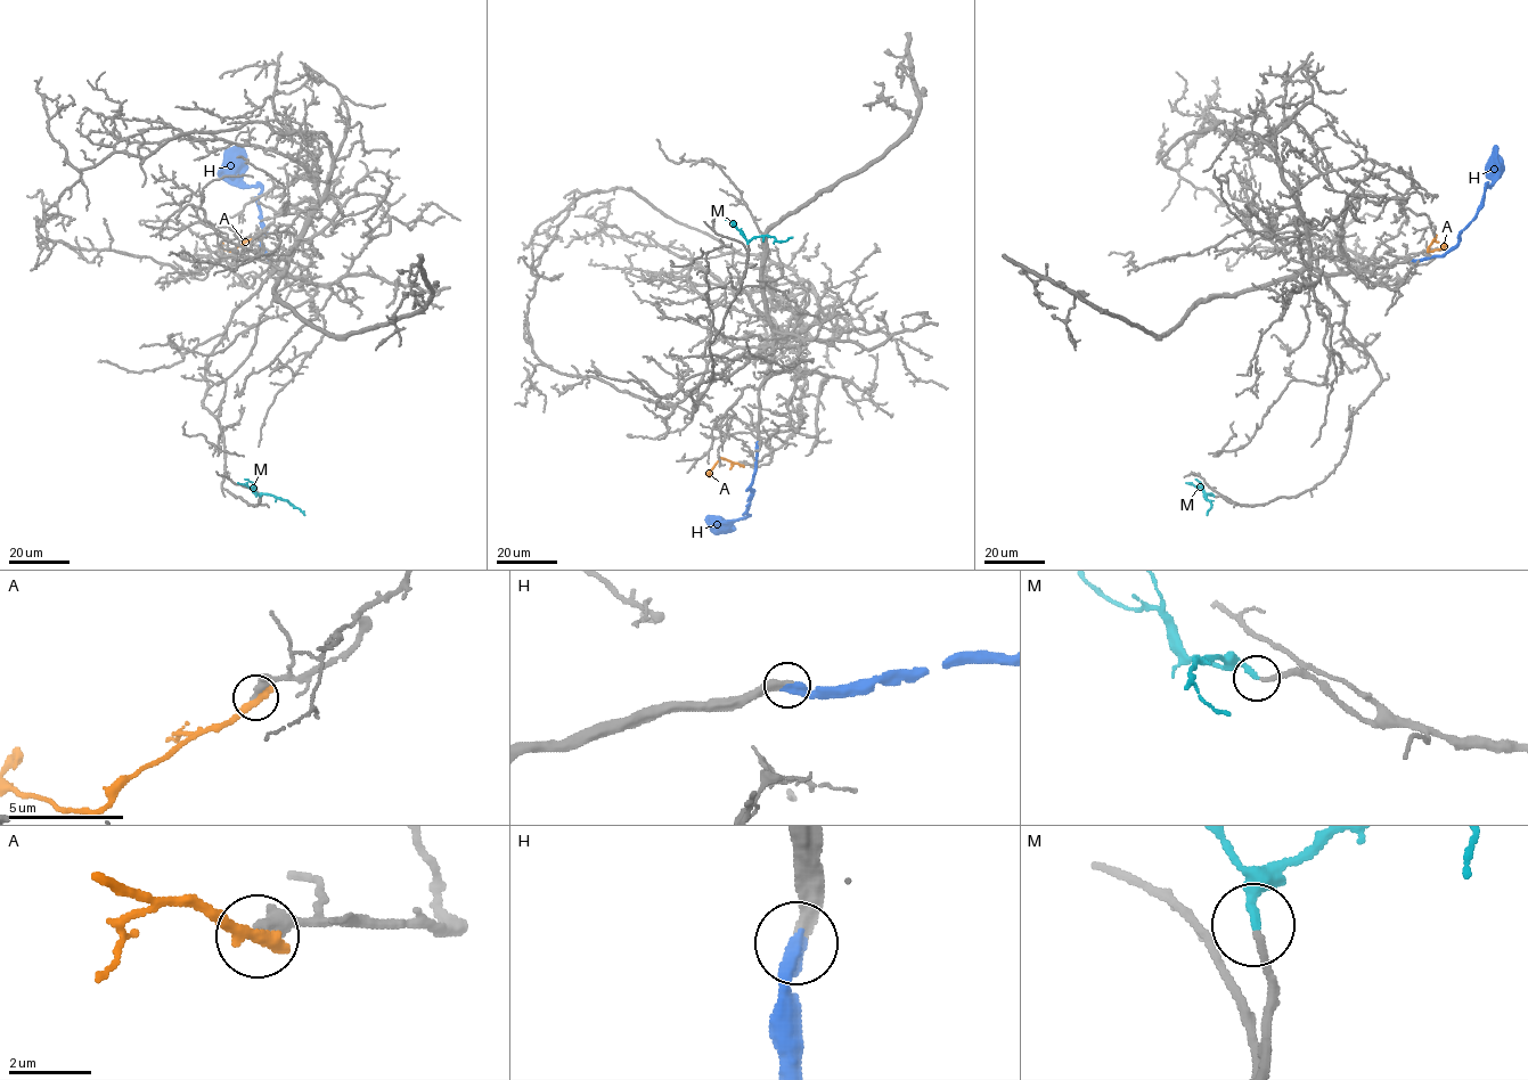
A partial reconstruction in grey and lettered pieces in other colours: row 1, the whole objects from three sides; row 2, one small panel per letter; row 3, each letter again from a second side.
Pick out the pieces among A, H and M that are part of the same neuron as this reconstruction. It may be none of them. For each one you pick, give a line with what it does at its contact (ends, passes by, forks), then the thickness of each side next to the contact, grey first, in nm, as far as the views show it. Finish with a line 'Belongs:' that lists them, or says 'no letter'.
H: it ends; calibres 400 and 440 nm
M: it ends; calibres 190 and 220 nm
Belongs: H, M

